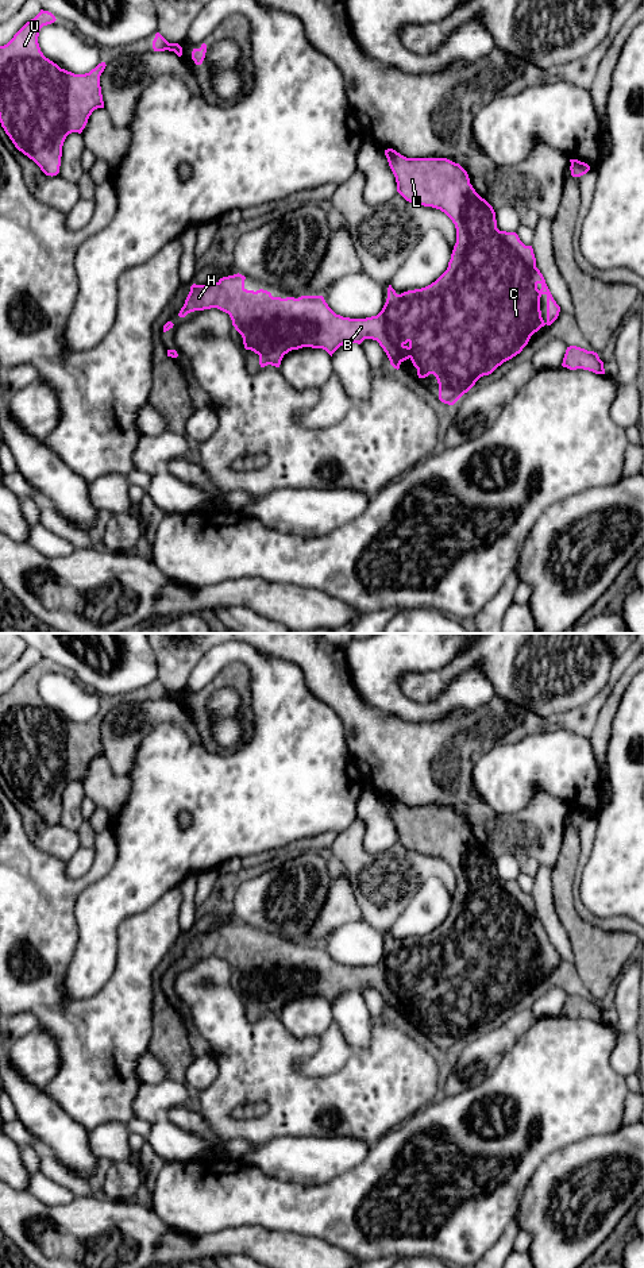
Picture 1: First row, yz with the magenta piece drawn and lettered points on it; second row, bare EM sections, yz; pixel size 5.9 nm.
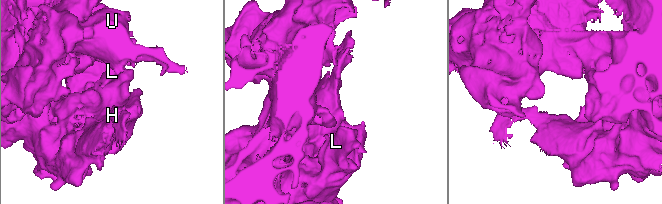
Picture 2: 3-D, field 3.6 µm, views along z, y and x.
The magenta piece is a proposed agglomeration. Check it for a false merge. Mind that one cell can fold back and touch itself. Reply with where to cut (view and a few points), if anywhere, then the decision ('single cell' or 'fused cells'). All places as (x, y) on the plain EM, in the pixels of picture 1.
no cut; single cell

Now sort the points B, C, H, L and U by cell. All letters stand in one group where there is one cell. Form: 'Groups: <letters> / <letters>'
Groups: B C H L U

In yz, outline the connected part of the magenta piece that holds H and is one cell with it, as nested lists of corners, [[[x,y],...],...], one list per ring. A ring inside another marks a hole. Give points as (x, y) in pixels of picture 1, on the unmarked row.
[[[393,797],[385,798],[389,814],[396,825],[397,840],[409,851],[432,855],[444,860],[455,872],[456,891],[454,894],[447,918],[431,933],[397,943],[389,933],[387,947],[377,964],[366,967],[350,967],[336,963],[323,944],[273,945],[270,940],[257,940],[244,936],[246,925],[234,922],[220,926],[217,930],[190,934],[190,940],[178,964],[185,966],[194,959],[217,956],[230,963],[232,974],[242,983],[246,998],[259,1003],[259,1013],[279,1015],[285,1002],[302,995],[323,997],[331,1005],[344,991],[360,993],[365,987],[373,987],[386,1001],[390,1013],[400,1013],[410,1007],[417,1017],[419,1026],[433,1022],[439,1032],[439,1048],[454,1053],[475,1030],[491,1022],[504,1010],[522,999],[531,984],[541,975],[551,974],[559,964],[560,955],[554,948],[545,928],[536,916],[532,894],[525,894],[516,880],[497,876],[493,855],[482,847],[473,833],[467,820],[447,806],[406,806]],[[547,944],[547,968],[540,959],[540,945]]]

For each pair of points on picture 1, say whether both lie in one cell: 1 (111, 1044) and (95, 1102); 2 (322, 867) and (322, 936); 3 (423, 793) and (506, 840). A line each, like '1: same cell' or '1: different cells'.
1: same cell
2: different cells
3: same cell

